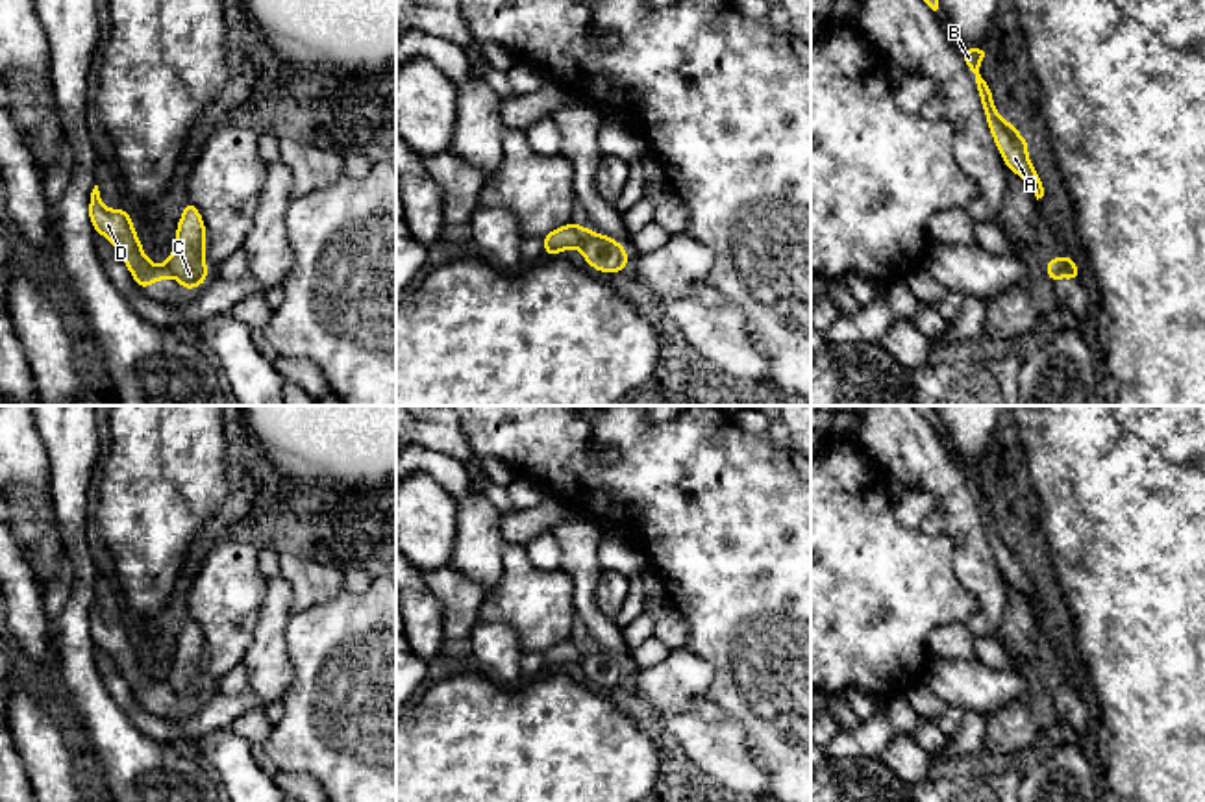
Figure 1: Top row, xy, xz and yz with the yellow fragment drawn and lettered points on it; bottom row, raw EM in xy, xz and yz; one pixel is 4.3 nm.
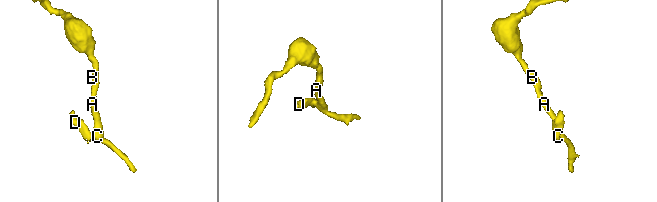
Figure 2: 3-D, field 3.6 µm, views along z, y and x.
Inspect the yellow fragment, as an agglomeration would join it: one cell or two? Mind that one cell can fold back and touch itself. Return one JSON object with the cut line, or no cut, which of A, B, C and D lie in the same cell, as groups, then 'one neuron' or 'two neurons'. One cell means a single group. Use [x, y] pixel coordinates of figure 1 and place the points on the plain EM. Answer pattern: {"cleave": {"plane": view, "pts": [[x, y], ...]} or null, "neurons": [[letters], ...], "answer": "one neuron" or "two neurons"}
{"cleave": {"plane": "yz", "pts": [[1048, 675], [1076, 693]]}, "neurons": [["A", "B", "C"], ["D"]], "answer": "two neurons"}

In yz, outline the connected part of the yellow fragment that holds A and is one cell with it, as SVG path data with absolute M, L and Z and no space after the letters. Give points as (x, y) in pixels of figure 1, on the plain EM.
M964 463L963 476L974 487L975 502L981 511L981 520L988 535L988 545L996 556L996 561L1014 589L1025 595L1025 598L1035 608L1037 615L1044 611L1042 595L1037 589L1033 578L1027 572L1027 556L1020 550L1012 537L1005 537L994 520L994 513L987 495L979 487L981 474L988 470L988 463Z

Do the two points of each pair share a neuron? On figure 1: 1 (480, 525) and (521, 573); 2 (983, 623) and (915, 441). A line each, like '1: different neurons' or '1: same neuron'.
1: different neurons
2: same neuron

